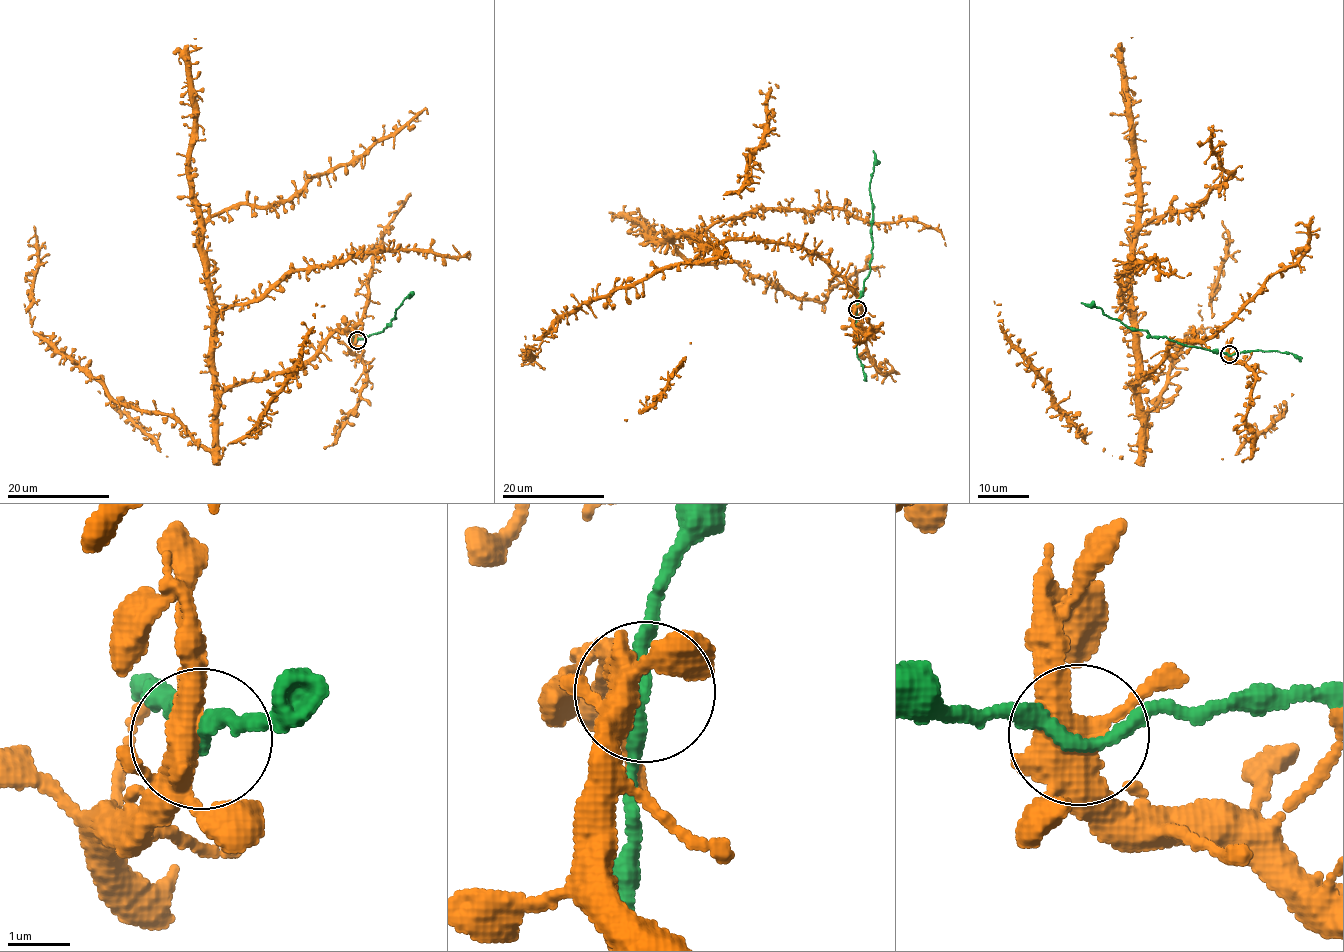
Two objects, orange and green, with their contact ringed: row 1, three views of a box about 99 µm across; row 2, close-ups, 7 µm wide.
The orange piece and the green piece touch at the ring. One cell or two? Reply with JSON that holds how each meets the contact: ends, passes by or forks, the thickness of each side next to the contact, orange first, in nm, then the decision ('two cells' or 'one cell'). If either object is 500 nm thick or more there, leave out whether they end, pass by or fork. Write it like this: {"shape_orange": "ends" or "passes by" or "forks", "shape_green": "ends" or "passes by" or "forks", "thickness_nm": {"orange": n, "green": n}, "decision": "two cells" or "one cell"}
{"shape_orange": "forks", "shape_green": "passes by", "thickness_nm": {"orange": 440, "green": 200}, "decision": "one cell"}

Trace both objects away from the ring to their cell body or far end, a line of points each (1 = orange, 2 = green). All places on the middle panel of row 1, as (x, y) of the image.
1: (856, 309), (846, 282), (791, 244), (672, 237), (691, 261), (738, 262), (820, 301), (884, 268)
2: (856, 309), (872, 255), (869, 182), (873, 171), (872, 150)

